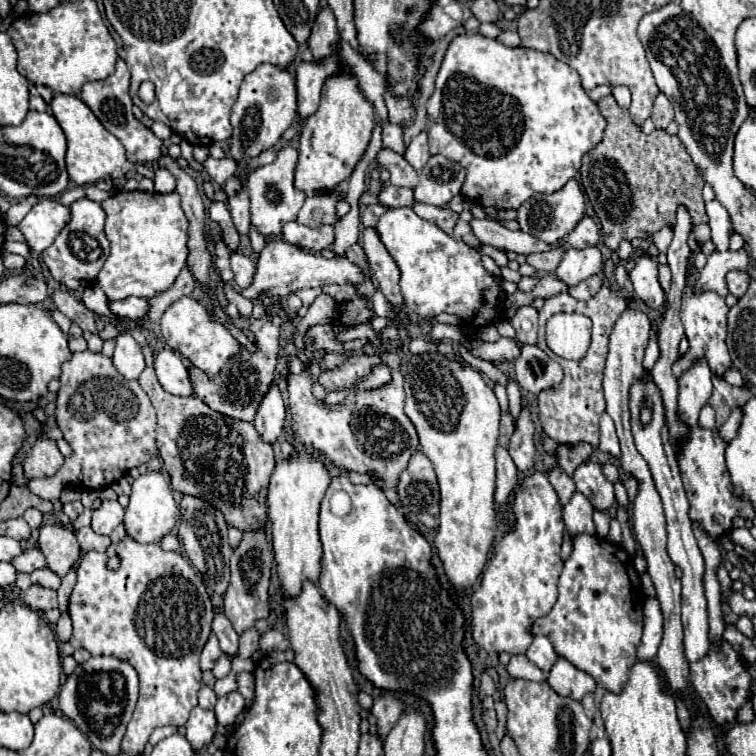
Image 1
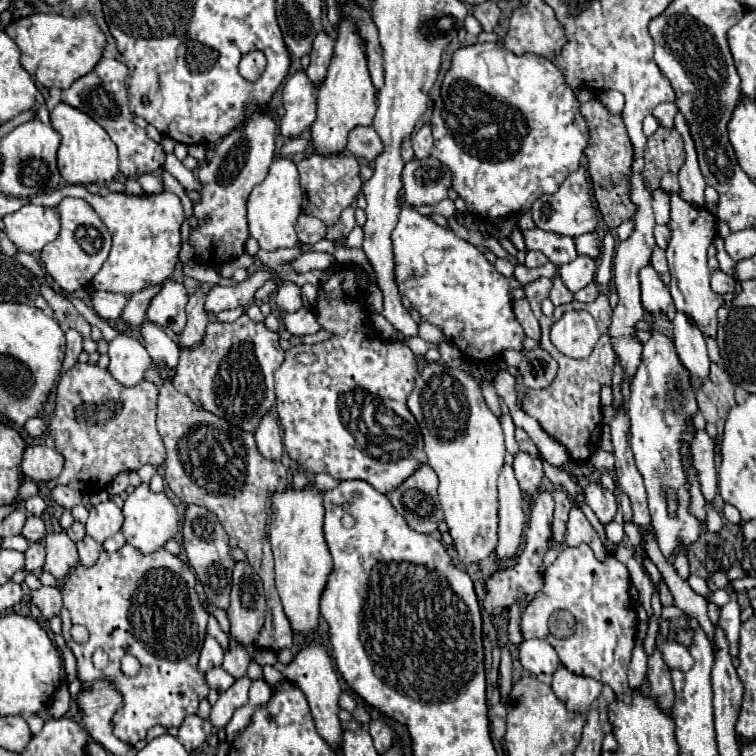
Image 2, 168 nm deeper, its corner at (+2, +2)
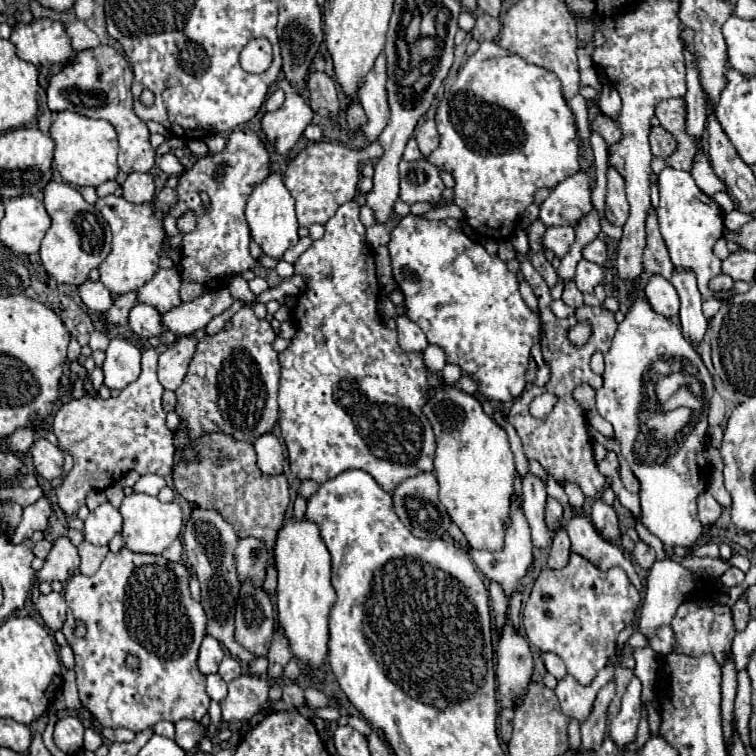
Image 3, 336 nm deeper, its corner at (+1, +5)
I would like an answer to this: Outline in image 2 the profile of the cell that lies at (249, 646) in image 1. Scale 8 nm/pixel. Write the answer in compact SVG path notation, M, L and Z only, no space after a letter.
M235 644L233 648L229 648L229 650L225 652L223 668L225 668L231 676L241 678L241 676L245 676L249 662L251 662L251 656L249 656L247 646L243 646L243 644Z

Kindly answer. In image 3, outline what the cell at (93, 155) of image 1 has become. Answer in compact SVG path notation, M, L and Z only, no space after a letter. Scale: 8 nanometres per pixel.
M56 113L56 121L50 127L50 137L54 139L54 165L62 179L76 187L98 187L104 181L116 179L118 175L118 139L116 131L108 121L88 119L78 113Z

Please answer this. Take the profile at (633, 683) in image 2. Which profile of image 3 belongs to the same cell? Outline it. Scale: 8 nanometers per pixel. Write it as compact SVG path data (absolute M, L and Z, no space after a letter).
M634 677L628 685L626 695L622 697L622 709L610 723L610 739L624 747L636 741L636 729L640 723L640 681Z

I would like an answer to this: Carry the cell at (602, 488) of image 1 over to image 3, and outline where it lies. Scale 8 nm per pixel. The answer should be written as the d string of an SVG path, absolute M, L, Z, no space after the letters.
M596 499L596 503L592 505L592 515L590 515L596 531L610 543L620 539L620 527L618 527L618 517L616 511L606 505L602 499Z

